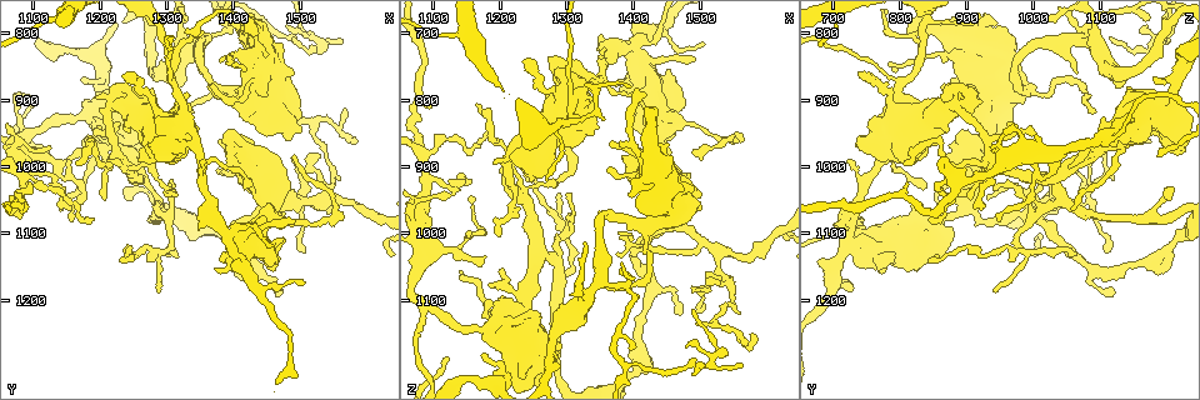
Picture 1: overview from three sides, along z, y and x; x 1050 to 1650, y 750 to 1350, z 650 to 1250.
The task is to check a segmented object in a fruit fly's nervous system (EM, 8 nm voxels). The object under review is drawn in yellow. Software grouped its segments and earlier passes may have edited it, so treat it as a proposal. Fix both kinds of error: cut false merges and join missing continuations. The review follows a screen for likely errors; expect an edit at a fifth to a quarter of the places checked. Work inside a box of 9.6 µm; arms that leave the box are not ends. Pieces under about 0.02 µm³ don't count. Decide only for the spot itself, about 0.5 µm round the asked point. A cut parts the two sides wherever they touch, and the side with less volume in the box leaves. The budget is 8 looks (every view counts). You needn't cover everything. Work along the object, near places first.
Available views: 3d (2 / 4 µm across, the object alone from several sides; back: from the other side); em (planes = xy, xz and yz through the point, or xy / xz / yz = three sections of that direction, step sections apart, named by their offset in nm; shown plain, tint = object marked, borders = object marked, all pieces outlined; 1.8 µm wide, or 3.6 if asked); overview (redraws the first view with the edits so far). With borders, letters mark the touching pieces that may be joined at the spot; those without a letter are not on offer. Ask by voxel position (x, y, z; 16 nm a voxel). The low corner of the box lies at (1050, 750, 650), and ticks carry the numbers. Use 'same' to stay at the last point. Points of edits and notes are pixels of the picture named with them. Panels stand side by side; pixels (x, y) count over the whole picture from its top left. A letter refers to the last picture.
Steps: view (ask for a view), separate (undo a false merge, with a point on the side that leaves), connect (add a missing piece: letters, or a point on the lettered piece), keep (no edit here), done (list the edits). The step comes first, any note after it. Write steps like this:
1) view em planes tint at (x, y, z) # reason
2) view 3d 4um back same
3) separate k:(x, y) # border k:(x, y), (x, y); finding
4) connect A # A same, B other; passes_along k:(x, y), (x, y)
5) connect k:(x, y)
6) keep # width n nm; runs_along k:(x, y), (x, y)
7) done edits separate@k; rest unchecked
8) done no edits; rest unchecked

view em 3.6um planes borders at (1395, 965, 900) # calibre changes

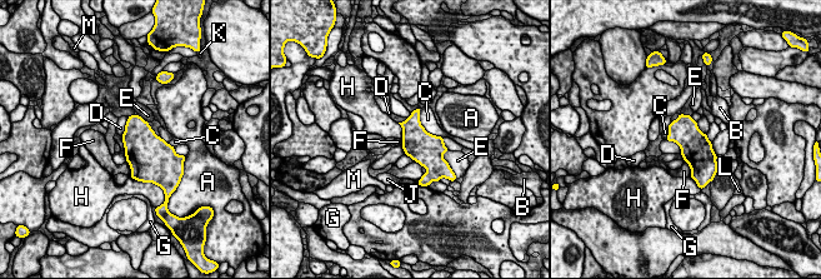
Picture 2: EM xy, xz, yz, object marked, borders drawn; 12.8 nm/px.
keep # A other, B other, C other, D other, E other, F other, G other, H other, J other, K other, L other, M other; border 2:(684, 160), (690, 169), (690, 175); one neuron here

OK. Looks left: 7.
view 3d 2um at (1555, 1070, 855) # sharp bend

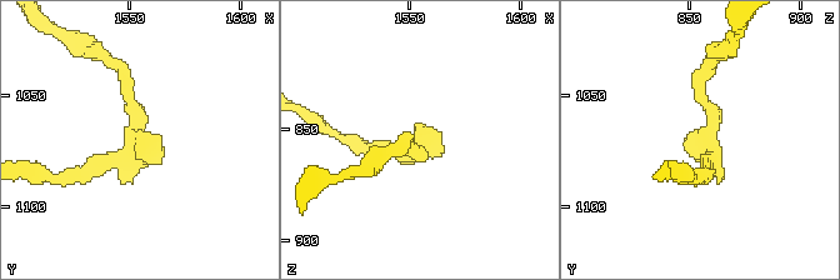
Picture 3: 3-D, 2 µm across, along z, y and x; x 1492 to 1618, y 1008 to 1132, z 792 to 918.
view em planes tint at (1556, 1069, 858)

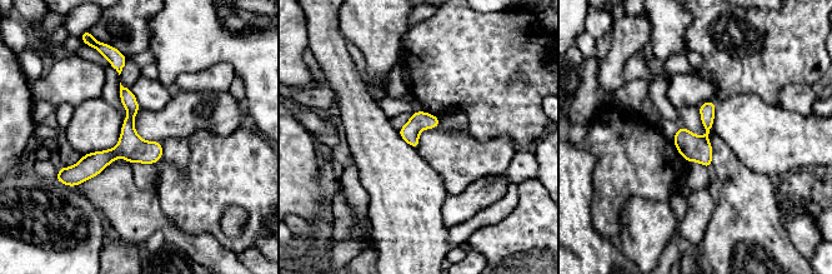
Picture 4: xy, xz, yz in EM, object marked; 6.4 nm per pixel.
view em planes borders same

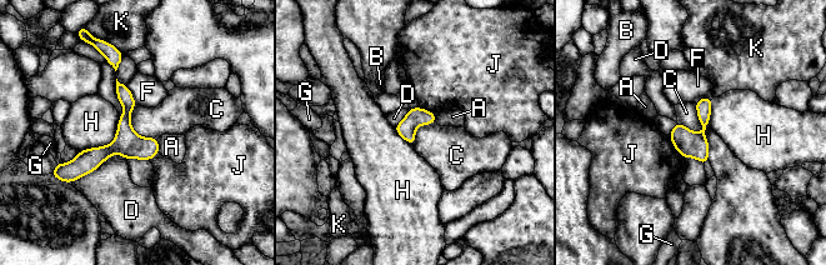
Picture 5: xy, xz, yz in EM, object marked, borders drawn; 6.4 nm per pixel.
keep # A other, B other, C other, D other, F other, G other, H other, J other, K other; runs_along 5:(124, 88), (124, 136), (71, 170); one neuron here

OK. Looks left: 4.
view em planes borders at (1485, 805, 1120) # thin end

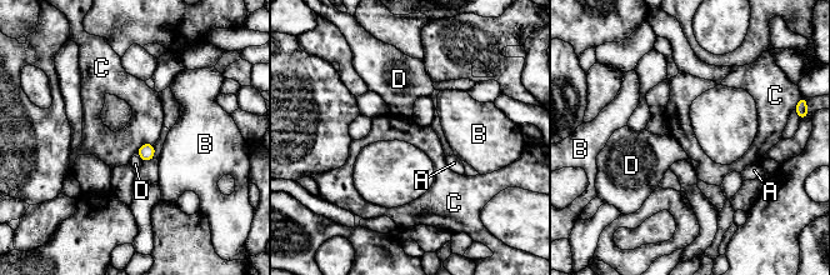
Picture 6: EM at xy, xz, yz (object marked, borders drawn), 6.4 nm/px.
keep # A other, B other, C other, D other; border 6:(153, 144), (144, 143), (135, 153); none of them fits

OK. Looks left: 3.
done no edits; rest unchecked

